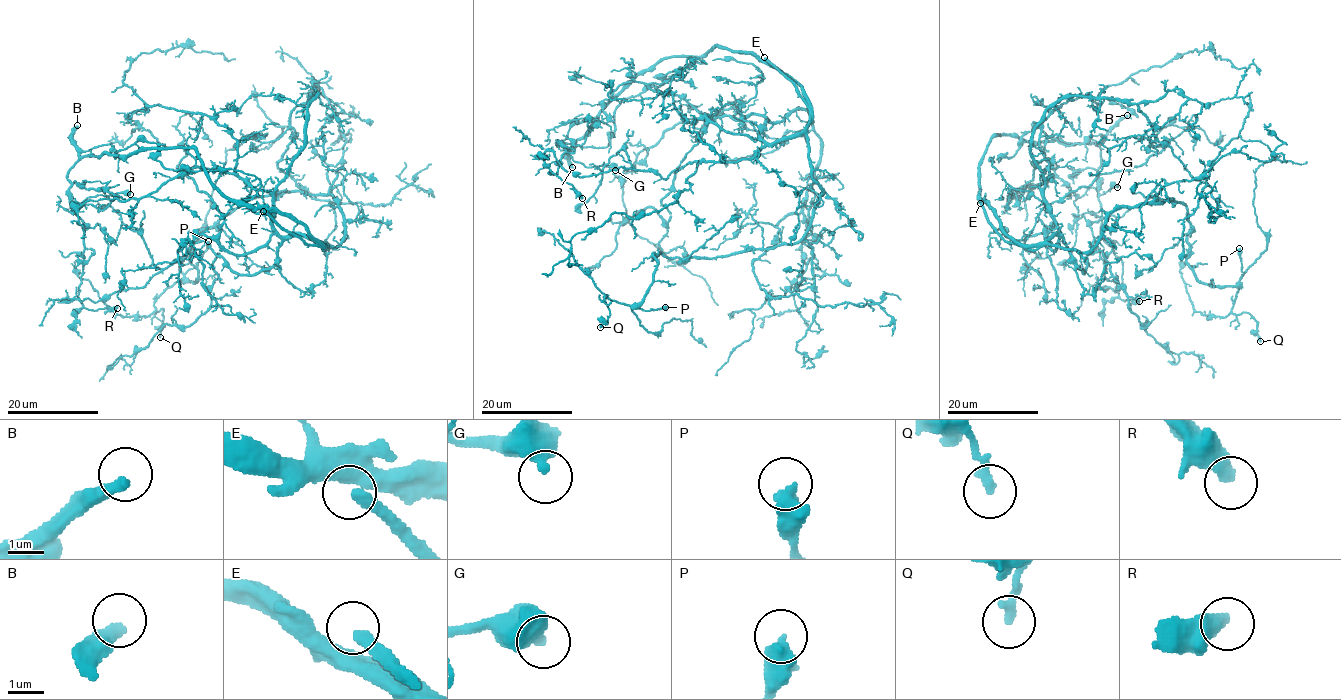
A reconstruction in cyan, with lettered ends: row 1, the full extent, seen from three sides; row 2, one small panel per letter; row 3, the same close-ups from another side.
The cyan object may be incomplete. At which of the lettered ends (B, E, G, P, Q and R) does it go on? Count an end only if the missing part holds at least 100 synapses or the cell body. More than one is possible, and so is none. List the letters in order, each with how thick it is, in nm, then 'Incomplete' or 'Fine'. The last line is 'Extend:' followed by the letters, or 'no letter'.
B: Thickness 400 nm. Incomplete
E: Thickness 220 nm. Incomplete
G: Thickness 440 nm. Fine
P: Thickness 550 nm. Fine
Q: Thickness 260 nm. Fine
R: Thickness 480 nm. Fine
Extend: B, E

